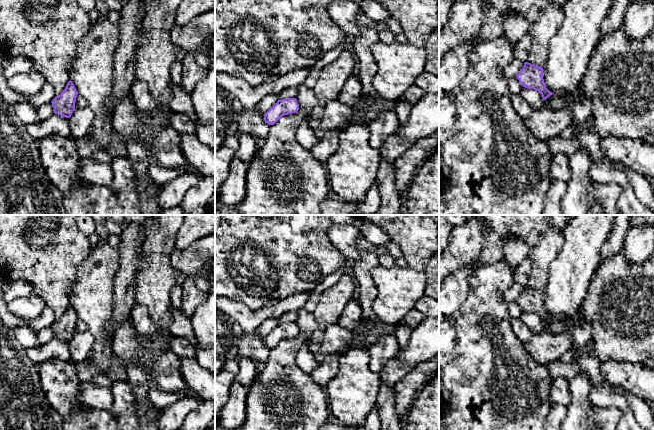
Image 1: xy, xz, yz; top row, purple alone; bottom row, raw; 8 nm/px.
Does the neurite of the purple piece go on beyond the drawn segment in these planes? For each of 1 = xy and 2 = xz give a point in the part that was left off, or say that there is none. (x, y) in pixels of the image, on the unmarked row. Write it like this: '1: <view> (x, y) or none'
1: none
2: none

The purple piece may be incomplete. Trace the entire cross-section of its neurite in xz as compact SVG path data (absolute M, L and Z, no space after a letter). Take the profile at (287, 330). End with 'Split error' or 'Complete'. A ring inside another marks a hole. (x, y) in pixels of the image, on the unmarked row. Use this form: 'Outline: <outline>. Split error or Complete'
Outline: M287 322L278 324L264 340L265 347L269 349L275 348L282 340L296 337L299 334L299 328L296 322Z. Complete

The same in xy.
Outline: M70 304L61 318L56 320L51 326L54 332L54 337L61 341L70 342L75 334L77 319L78 316L73 306Z. Complete

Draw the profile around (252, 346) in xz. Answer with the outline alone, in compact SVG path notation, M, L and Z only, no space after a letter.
M244 332L239 345L238 357L253 359L256 363L257 374L260 373L268 359L270 349L264 345L265 338L255 332Z

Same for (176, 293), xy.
M175 285L171 290L171 304L178 310L182 307L182 293L182 287L179 285Z

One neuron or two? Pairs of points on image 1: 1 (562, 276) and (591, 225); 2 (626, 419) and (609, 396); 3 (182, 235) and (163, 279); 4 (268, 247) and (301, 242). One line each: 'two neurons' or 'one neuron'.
1: one neuron
2: one neuron
3: two neurons
4: one neuron

